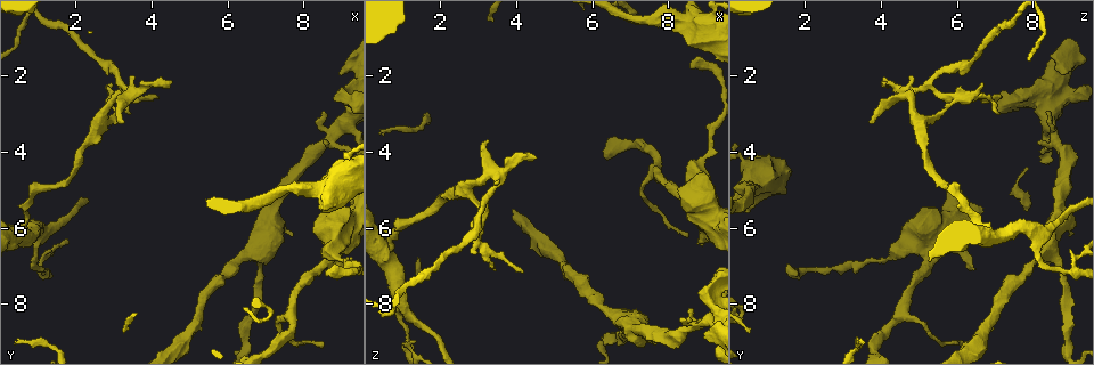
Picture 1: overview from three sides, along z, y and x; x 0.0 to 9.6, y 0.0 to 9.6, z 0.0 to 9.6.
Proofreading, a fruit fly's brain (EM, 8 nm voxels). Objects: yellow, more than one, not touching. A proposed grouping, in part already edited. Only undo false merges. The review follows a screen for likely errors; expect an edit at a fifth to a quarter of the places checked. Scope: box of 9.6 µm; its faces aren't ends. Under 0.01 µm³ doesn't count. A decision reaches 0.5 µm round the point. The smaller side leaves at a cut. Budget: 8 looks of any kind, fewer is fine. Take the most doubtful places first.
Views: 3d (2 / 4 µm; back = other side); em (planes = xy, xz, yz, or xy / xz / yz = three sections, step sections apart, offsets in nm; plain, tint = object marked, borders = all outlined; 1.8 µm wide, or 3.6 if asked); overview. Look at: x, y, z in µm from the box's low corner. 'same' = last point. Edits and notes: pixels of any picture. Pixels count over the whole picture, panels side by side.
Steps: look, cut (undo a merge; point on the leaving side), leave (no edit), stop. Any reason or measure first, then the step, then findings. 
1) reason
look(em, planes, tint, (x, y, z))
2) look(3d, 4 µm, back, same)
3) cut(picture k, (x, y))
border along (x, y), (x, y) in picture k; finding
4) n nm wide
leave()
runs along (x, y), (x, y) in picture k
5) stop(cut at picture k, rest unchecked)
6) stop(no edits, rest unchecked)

four arms meet
look(3d, 4 µm, (3.50, 2.40, 4.60))

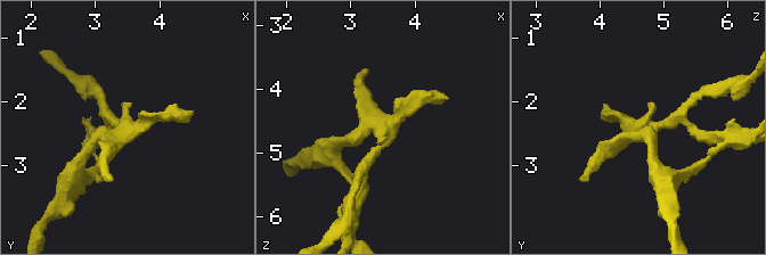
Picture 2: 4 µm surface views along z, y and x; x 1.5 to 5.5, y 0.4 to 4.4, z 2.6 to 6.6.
4 arms; now the EM
look(em, 3.6 µm, xz, step 4, borders, (3.50, 2.35, 4.65))

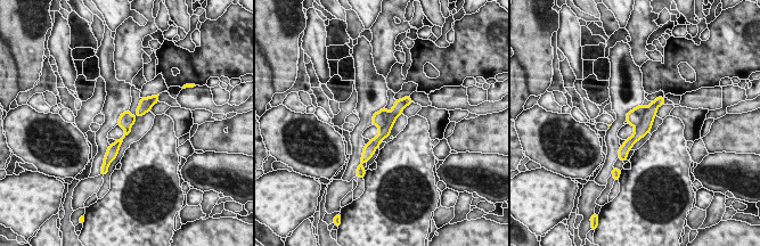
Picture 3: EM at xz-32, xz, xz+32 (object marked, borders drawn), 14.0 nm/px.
cut(picture 3, (645, 125))
border along (654, 101), (646, 108), (635, 128) in picture 3; a second cell is stuck on

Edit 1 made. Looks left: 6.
redraw
look(overview)

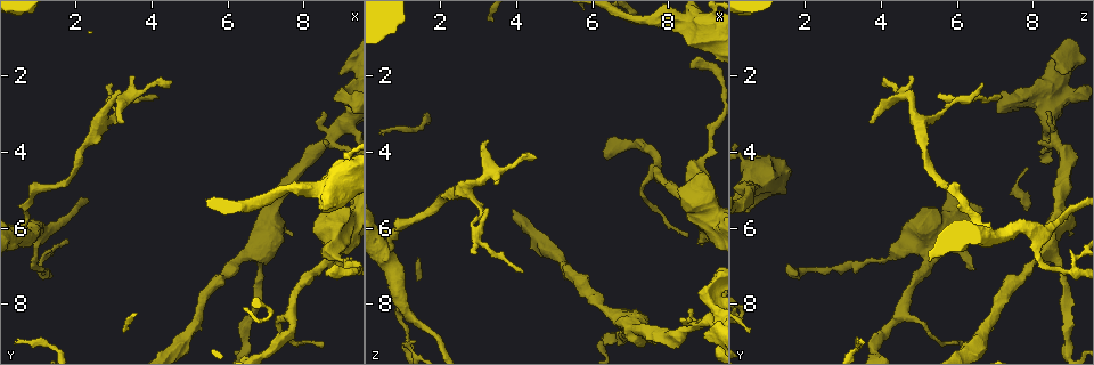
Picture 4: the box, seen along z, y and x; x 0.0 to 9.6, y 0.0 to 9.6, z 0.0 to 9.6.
look(em, planes, tint, (1.15, 7.10, 9.00))

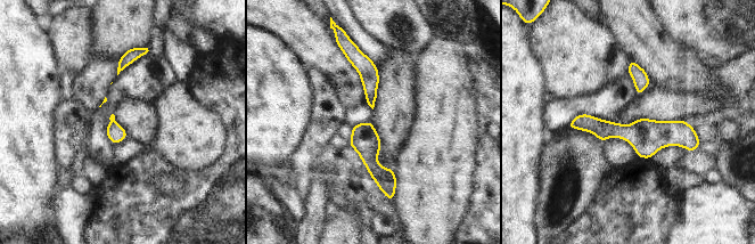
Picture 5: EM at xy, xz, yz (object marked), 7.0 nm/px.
120 nm wide
leave()
all the same cell

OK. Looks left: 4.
abrupt turn
look(em, xz, step 16, plain, (8.70, 3.65, 8.55))

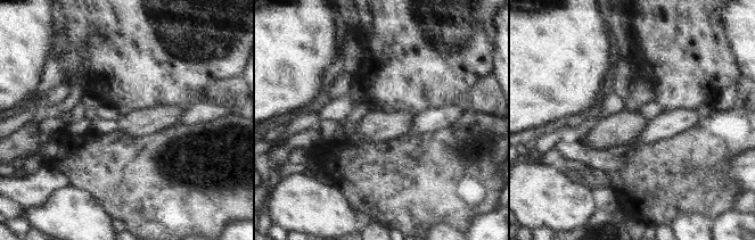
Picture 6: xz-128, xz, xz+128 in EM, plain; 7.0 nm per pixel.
what lies round it
look(em, xz, step 16, borders, same)

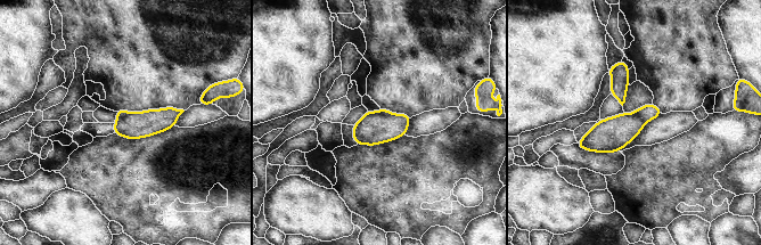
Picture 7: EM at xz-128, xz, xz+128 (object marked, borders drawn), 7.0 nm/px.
cut(picture 7, (646, 113))
border along (631, 113), (644, 123) in picture 7; a second cell is stuck on

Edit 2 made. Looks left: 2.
stop(cut at picture 3, cut at picture 7, rest unchecked)

